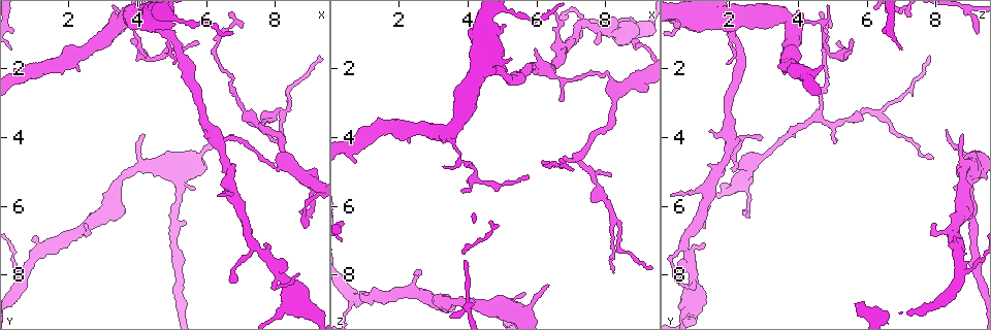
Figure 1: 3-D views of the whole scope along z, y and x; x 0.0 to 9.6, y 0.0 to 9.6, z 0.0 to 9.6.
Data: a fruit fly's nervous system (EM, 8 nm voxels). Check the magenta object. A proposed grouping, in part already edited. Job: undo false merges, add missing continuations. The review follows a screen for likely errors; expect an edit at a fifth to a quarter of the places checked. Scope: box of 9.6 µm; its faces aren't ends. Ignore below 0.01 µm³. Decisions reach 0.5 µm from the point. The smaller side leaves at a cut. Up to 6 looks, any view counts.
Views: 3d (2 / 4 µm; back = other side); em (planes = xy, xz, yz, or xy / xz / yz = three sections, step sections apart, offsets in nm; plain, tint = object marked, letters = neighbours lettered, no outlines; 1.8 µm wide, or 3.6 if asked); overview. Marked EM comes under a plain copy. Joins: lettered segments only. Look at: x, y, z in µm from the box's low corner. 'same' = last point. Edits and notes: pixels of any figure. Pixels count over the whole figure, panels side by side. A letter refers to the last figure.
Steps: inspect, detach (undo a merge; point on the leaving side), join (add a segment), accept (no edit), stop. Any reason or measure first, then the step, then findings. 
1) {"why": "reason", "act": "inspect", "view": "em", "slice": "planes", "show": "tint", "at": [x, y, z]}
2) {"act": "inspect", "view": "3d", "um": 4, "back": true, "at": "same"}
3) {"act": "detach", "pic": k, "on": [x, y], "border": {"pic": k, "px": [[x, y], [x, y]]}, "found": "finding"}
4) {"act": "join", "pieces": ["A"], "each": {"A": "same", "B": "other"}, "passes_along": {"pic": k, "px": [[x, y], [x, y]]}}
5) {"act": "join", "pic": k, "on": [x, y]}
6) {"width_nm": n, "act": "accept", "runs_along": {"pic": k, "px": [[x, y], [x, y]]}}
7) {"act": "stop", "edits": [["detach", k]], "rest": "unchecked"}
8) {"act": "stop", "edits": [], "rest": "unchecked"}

{"why": "sharp bend", "act": "inspect", "view": "em", "slice": "planes", "show": "tint", "at": [0.70, 7.95, 8.70]}

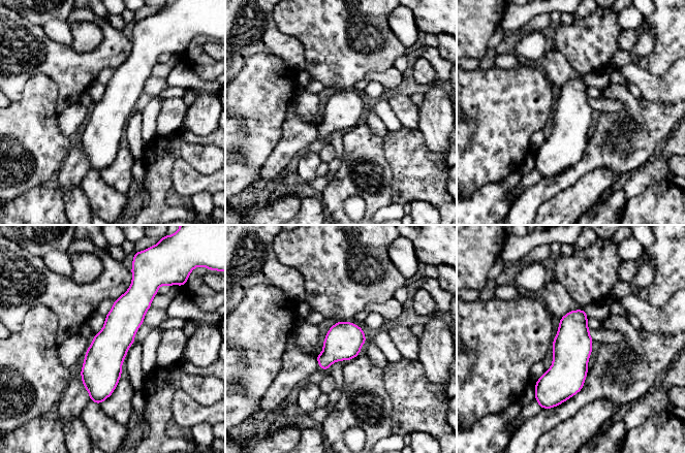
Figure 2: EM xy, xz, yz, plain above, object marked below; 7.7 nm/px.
{"act": "inspect", "view": "em", "slice": "planes", "show": "letters", "at": "same"}

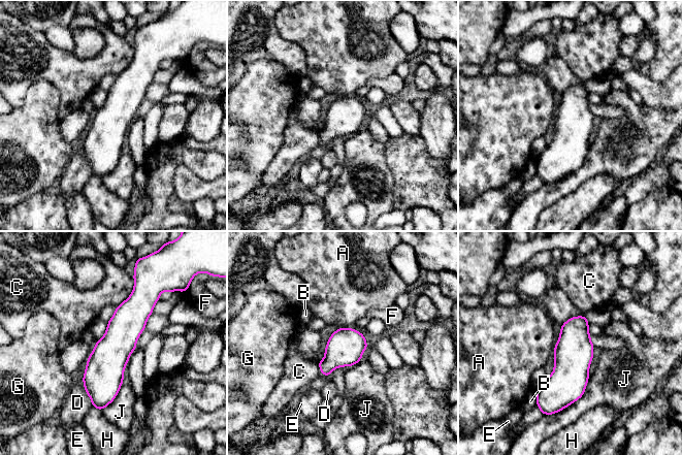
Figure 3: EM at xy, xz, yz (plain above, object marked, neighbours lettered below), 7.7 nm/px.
{"width_nm": 280, "act": "accept", "each": {"A": "other", "B": "other", "C": "other", "D": "other", "E": "other", "F": "other", "G": "other", "H": "other", "J": "other"}, "runs_along": {"pic": 3, "px": [[143, 294], [105, 364], [95, 404]]}, "found": "one neuron here"}

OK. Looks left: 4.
{"why": "tapers out", "act": "inspect", "view": "em", "slice": "yz", "step": 8, "show": "letters", "at": [8.25, 4.60, 7.95]}

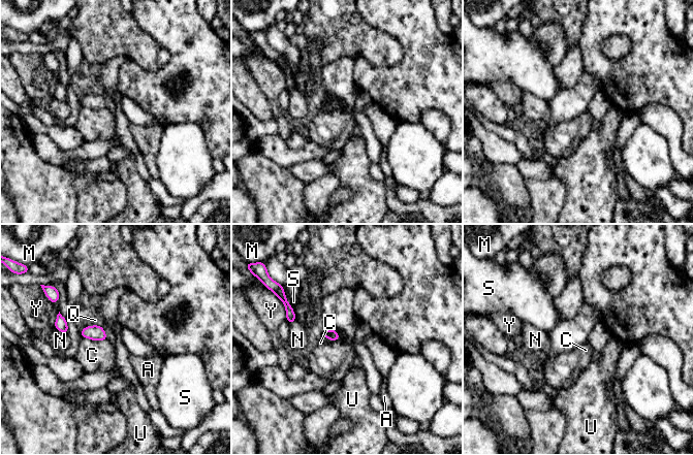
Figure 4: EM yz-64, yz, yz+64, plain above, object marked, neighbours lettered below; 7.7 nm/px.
{"act": "accept", "each": {"A": "other", "C": "other", "M": "other", "N": "other", "Q": "other", "S": "other", "U": "other", "Y": "other"}, "border": {"pic": 4, "px": [[87, 325], [99, 325], [107, 339]]}, "found": "none of them fits"}

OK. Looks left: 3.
{"why": "three arms meet", "act": "inspect", "view": "em", "um": 3.6, "slice": "planes", "show": "letters", "at": [8.35, 8.90, 0.85]}

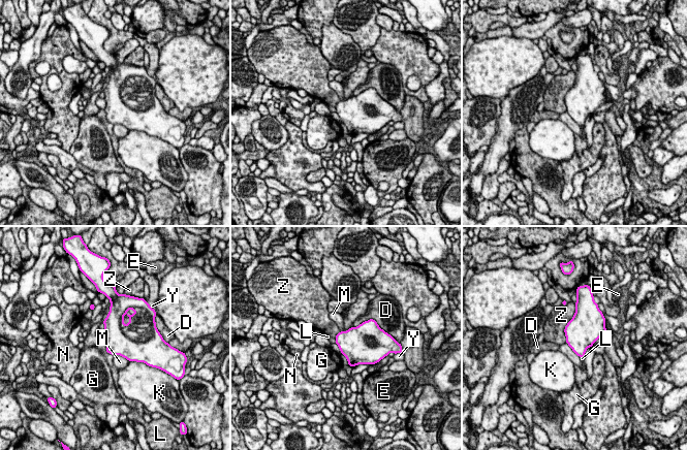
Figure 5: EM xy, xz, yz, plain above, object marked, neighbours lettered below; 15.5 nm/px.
{"width_nm": 500, "act": "accept", "each": {"D": "other", "E": "other", "G": "other", "K": "other", "L": "other", "M": "other", "N": "other", "Y": "other", "Z": "other"}, "found": "continuous, no second neuron"}

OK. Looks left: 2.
{"act": "stop", "edits": [], "rest": "unchecked"}

